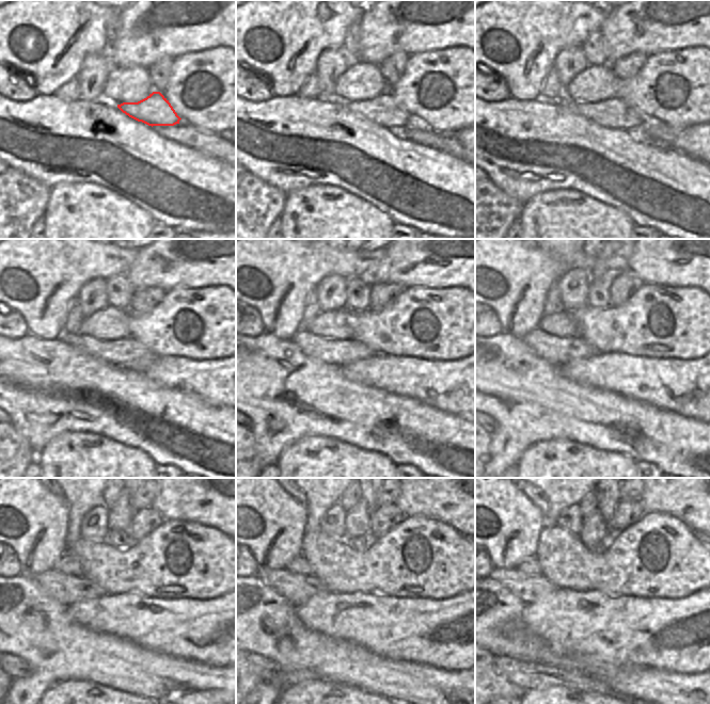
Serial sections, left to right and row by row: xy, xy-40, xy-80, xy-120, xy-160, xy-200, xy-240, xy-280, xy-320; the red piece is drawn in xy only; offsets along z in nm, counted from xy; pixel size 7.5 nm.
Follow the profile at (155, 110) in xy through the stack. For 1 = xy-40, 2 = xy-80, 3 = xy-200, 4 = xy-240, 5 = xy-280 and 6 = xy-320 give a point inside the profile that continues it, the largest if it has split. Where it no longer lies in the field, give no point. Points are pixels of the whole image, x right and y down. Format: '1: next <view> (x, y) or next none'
1: next xy-40 (383, 110)
2: next xy-80 (613, 113)
3: next xy-200 (555, 350)
4: next xy-240 (66, 589)
5: next xy-280 (297, 588)
6: next xy-320 (529, 589)

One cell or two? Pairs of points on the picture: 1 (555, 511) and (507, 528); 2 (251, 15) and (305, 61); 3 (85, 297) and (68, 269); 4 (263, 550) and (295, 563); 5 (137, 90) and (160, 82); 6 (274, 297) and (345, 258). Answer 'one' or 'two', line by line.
1: two
2: one
3: two
4: two
5: two
6: one

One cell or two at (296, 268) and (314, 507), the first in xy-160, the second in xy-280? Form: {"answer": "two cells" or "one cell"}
{"answer": "two cells"}

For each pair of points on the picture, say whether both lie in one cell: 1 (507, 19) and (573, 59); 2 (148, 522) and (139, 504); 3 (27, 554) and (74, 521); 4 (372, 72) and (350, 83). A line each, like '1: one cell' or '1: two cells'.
1: two cells
2: two cells
3: two cells
4: one cell

